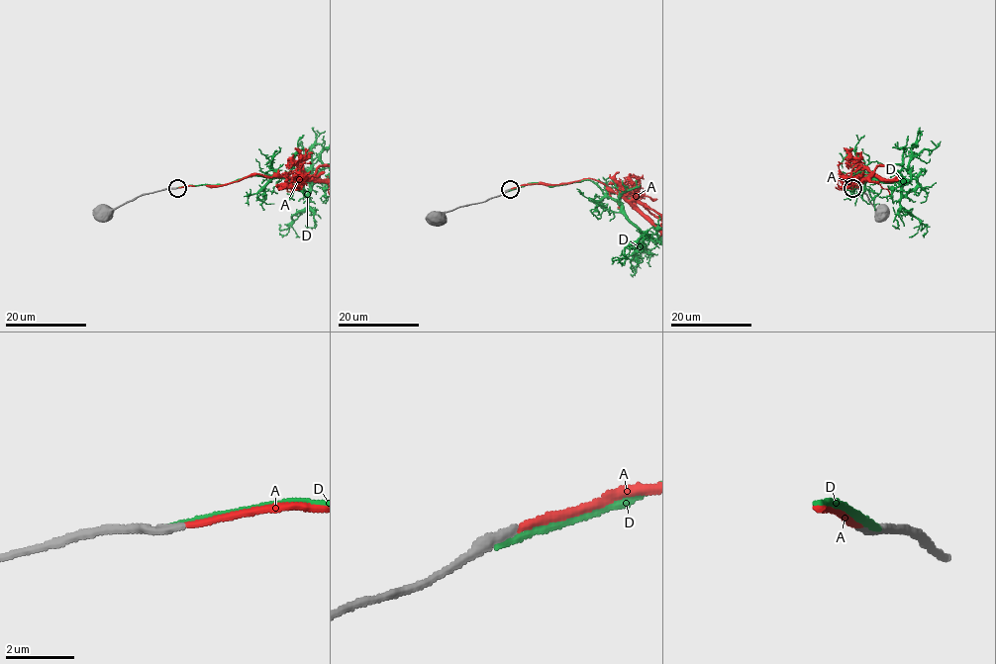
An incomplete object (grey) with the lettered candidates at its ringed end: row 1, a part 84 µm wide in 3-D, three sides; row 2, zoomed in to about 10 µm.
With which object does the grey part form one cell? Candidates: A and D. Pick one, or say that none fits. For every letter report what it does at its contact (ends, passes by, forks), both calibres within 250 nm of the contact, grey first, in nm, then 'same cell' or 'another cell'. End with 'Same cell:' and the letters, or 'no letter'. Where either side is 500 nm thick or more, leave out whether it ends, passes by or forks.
A: it ends; calibres 240 and 190 nm; same cell
D: it ends; calibres 320 and 200 nm; another cell
Same cell: A

